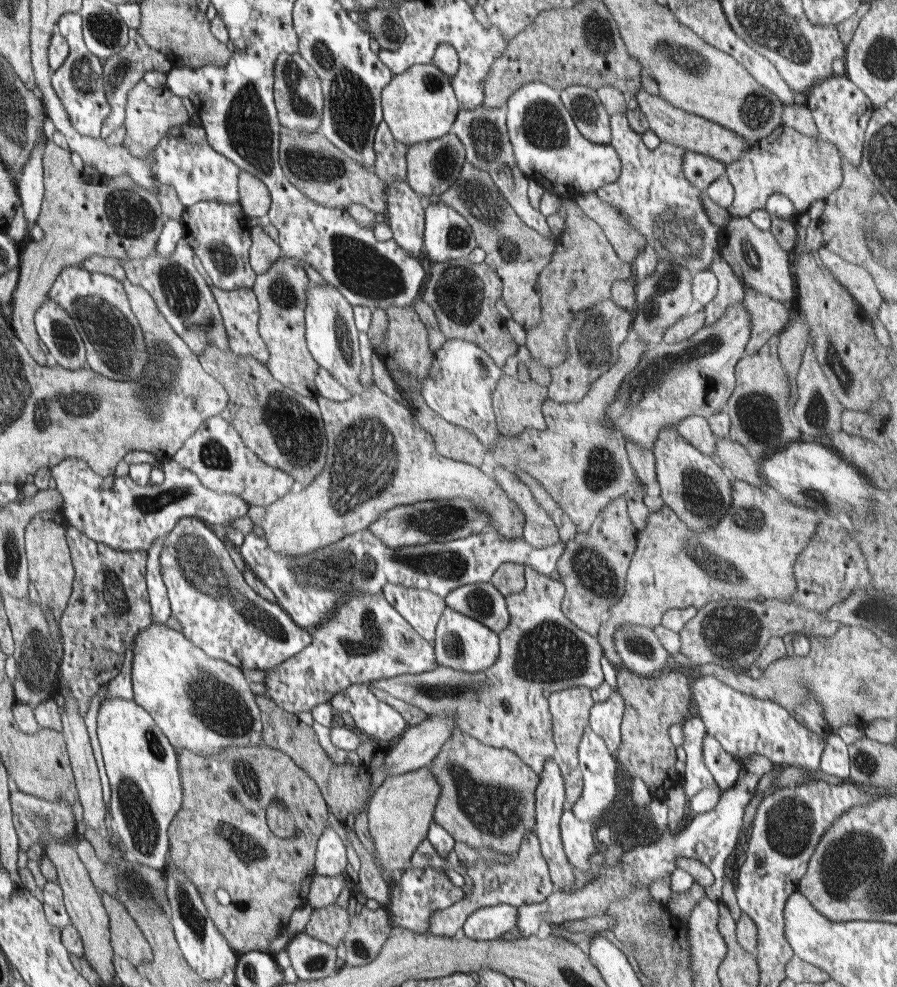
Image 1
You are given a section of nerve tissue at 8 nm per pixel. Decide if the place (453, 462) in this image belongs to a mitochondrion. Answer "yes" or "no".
no

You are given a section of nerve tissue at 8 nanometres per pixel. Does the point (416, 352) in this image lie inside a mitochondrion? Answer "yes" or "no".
no

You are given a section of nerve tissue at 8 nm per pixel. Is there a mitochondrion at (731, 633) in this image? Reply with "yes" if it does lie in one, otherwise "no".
yes

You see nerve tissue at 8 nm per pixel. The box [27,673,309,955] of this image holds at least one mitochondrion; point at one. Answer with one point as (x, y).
(138, 814)

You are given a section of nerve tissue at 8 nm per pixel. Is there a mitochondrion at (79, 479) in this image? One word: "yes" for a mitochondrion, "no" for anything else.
no

